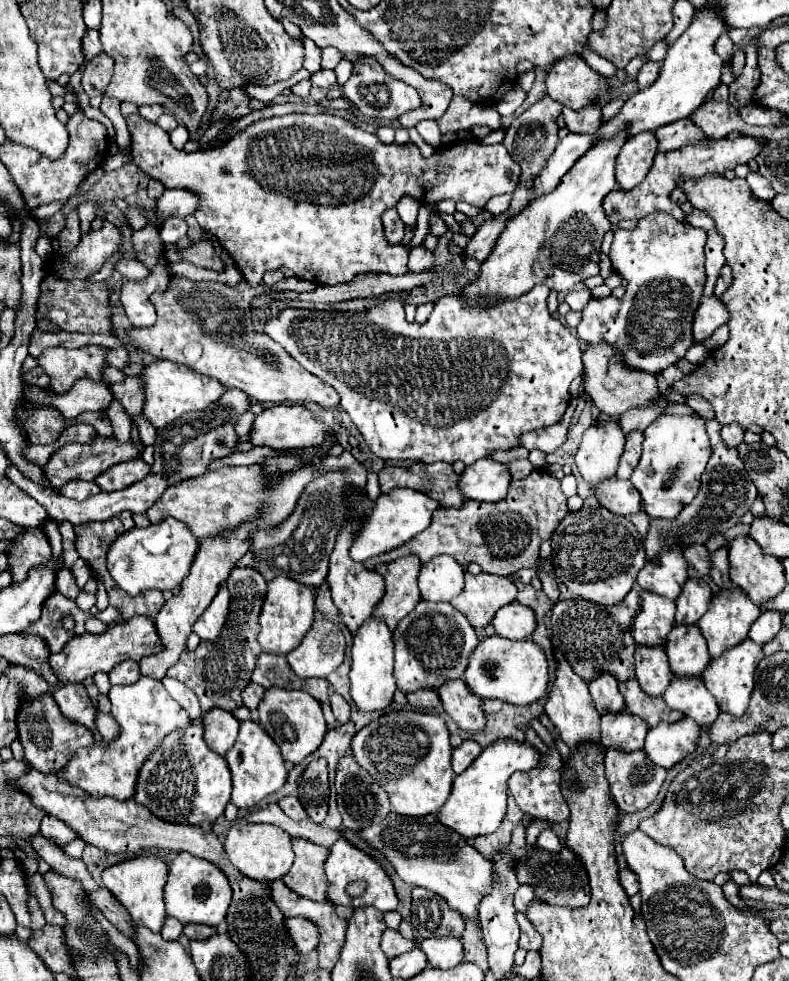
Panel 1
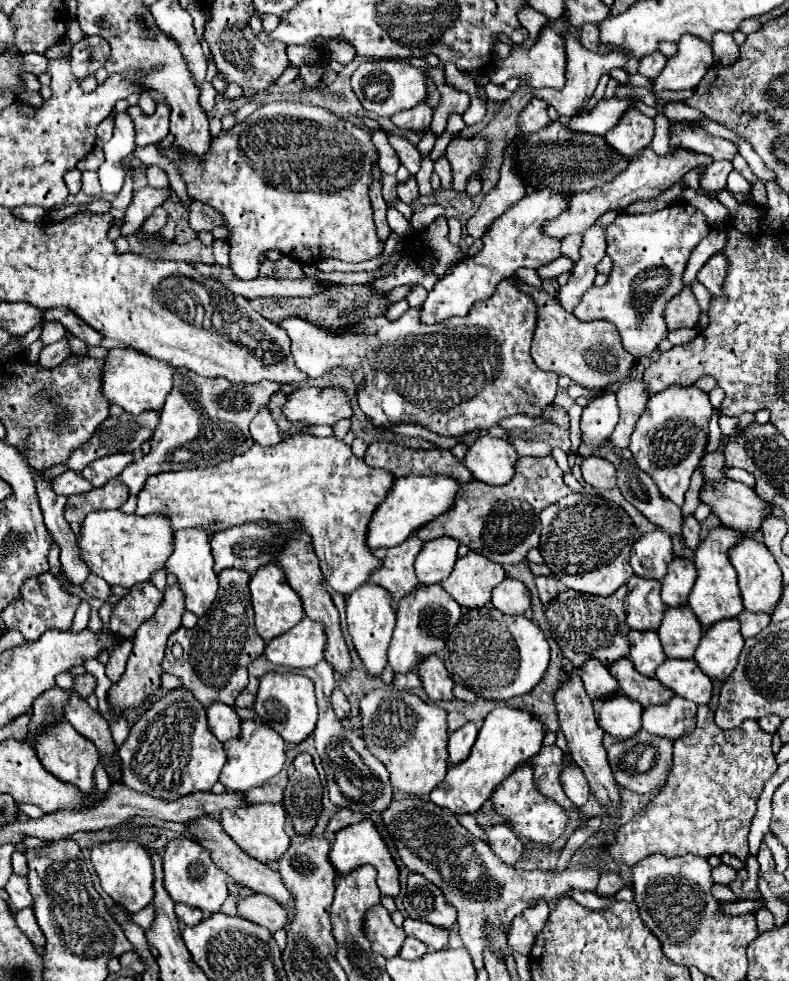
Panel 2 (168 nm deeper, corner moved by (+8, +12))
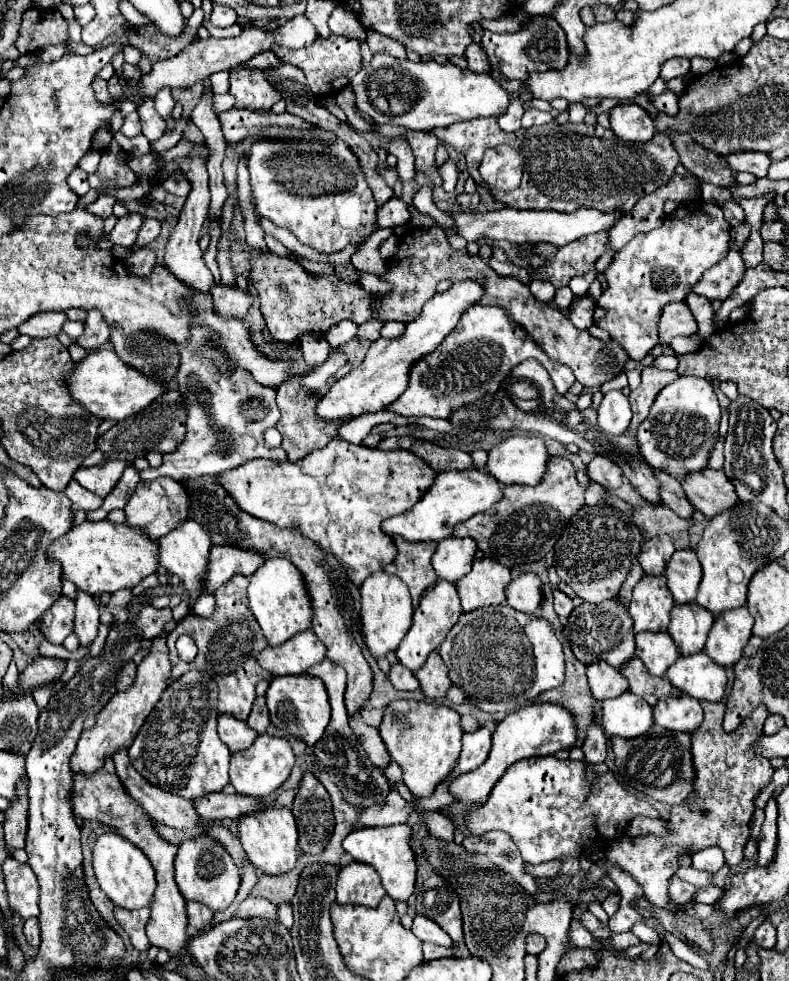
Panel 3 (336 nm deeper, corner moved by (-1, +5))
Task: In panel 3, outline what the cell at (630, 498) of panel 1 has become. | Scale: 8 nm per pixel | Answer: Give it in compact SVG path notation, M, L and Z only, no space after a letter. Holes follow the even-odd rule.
M595 456L589 464L587 464L587 474L593 482L601 484L607 490L619 488L623 484L623 474L621 468L617 464L613 464L613 460L605 460L605 456Z

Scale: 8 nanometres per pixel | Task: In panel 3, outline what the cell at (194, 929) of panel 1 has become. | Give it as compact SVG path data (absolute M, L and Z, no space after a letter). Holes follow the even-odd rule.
M187 902L187 916L189 916L189 924L195 926L197 930L205 928L213 920L213 912L197 902Z

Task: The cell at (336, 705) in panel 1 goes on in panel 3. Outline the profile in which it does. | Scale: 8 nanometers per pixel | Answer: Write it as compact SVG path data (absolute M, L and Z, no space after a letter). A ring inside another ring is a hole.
M353 714L349 716L349 726L353 728L353 732L357 734L357 740L361 742L361 746L367 750L369 754L369 760L379 768L383 770L383 766L389 762L389 754L387 754L387 748L379 736L379 730L367 726L361 718L361 714Z

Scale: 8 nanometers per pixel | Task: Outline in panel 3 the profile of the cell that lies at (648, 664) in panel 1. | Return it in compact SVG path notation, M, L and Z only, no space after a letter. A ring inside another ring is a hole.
M641 632L635 634L637 652L635 656L645 664L645 668L653 674L663 678L669 666L673 666L679 658L677 646L667 632Z

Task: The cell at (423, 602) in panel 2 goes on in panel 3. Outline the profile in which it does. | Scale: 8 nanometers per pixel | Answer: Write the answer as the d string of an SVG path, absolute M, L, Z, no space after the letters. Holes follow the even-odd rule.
M445 580L435 582L433 588L429 588L421 596L421 602L419 602L417 610L413 612L413 624L411 624L409 632L405 634L405 638L401 640L401 644L395 652L399 664L409 668L411 672L421 668L421 664L425 664L427 656L441 646L441 642L445 640L449 628L453 628L453 624L457 624L461 614L463 614L463 610L461 610L461 602L459 602L459 594L455 590L455 584L445 582Z

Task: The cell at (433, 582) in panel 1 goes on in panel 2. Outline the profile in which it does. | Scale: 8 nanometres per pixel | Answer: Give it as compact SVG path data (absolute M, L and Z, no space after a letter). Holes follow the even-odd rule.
M440 537L428 541L420 555L416 557L416 575L422 585L432 585L444 581L456 563L458 541L452 537Z

